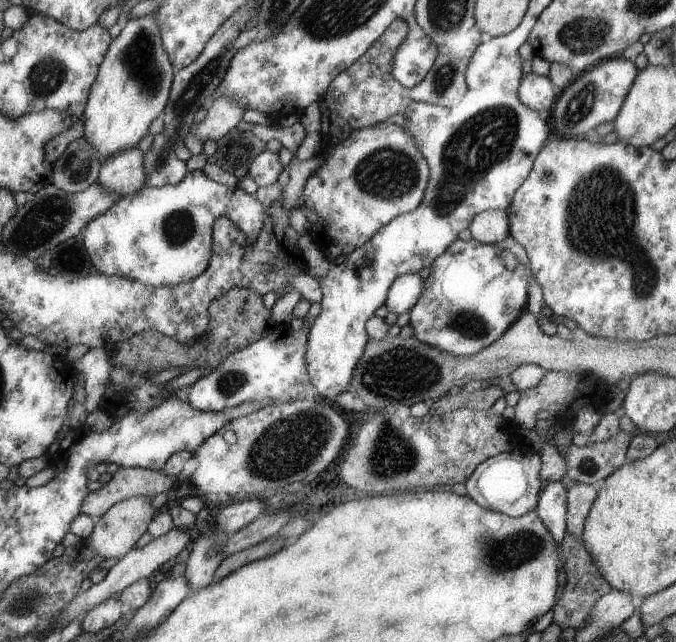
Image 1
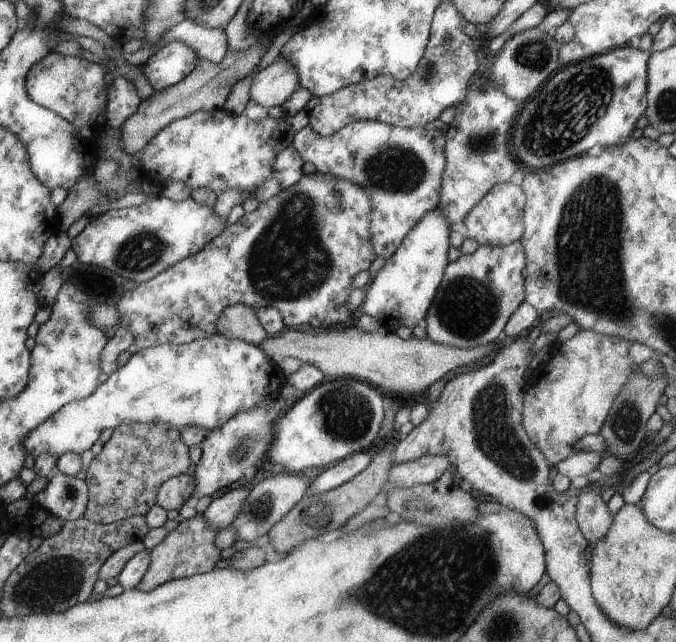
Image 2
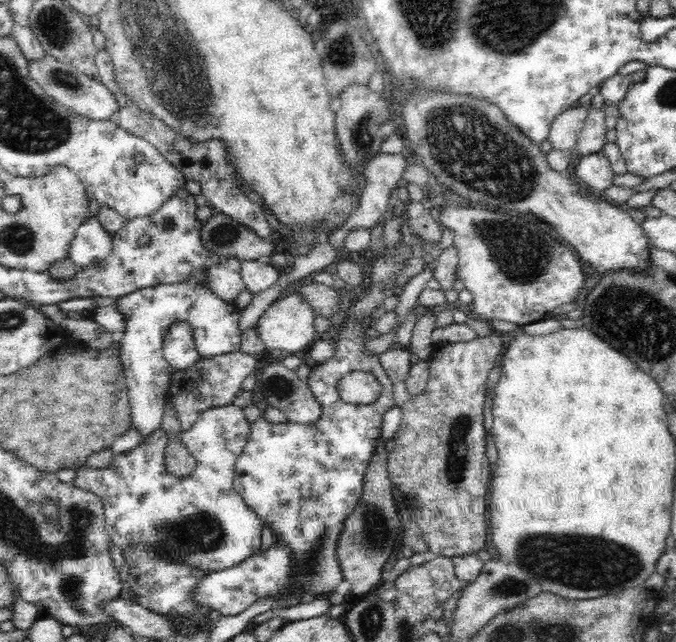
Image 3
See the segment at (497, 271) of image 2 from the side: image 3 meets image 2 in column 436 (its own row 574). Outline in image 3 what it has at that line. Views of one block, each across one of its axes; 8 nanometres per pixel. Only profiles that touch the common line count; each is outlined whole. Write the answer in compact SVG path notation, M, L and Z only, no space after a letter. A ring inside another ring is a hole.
M406 238L403 243L394 245L393 249L385 249L382 256L378 256L372 261L367 276L370 280L368 286L362 287L362 292L358 294L357 299L347 301L352 302L352 306L346 309L346 322L340 326L340 329L335 330L335 335L330 340L334 344L334 356L311 368L310 374L305 380L316 400L321 404L322 416L315 423L310 424L300 424L288 420L278 424L270 424L265 419L259 418L251 424L248 442L234 464L234 490L243 497L248 508L251 508L259 516L263 524L270 524L275 540L289 548L290 557L294 562L292 564L292 583L294 583L296 591L300 591L302 603L311 602L321 595L329 595L345 580L337 560L337 542L344 528L344 520L358 506L358 500L363 494L363 480L381 437L382 416L395 406L392 399L392 380L386 376L379 362L379 356L367 354L364 350L364 344L372 340L372 337L364 333L367 329L364 322L367 319L366 316L371 314L373 310L383 306L384 298L394 294L390 289L395 287L400 270L412 258L412 246L408 241L409 238ZM355 370L368 372L376 376L380 382L380 396L372 404L350 404L344 402L340 396L338 390L340 379Z

